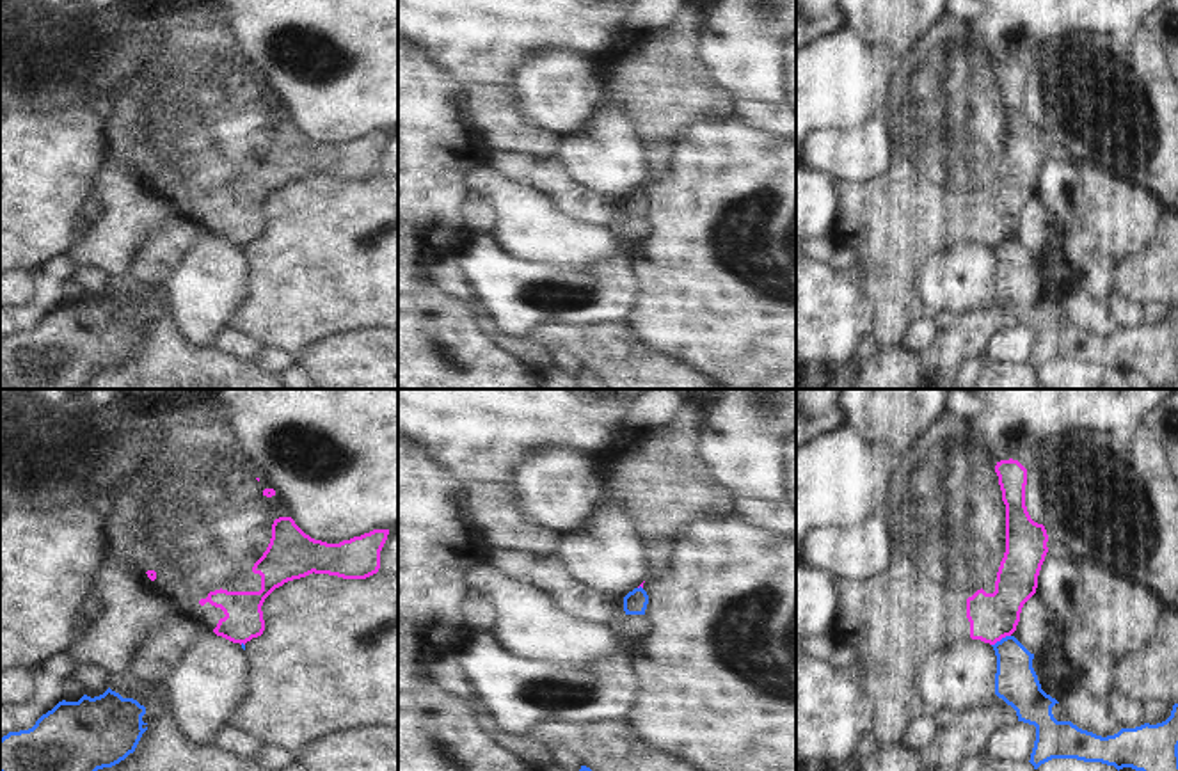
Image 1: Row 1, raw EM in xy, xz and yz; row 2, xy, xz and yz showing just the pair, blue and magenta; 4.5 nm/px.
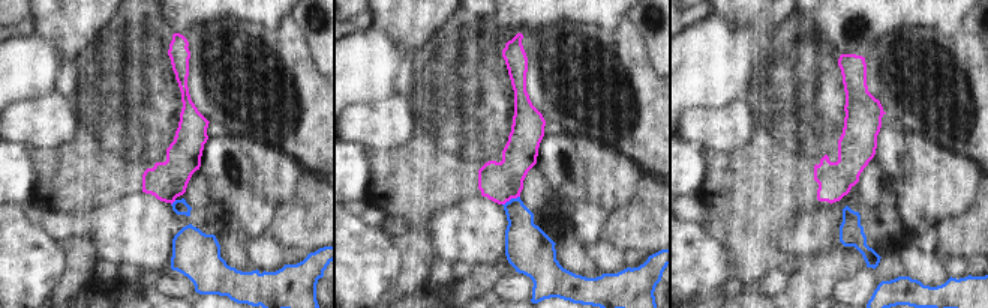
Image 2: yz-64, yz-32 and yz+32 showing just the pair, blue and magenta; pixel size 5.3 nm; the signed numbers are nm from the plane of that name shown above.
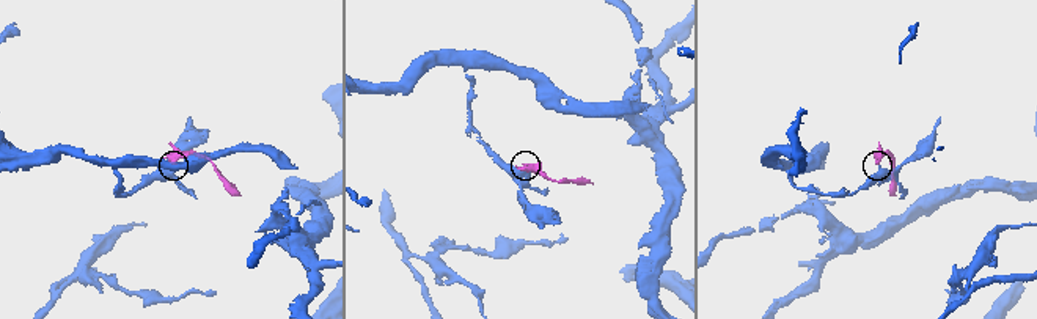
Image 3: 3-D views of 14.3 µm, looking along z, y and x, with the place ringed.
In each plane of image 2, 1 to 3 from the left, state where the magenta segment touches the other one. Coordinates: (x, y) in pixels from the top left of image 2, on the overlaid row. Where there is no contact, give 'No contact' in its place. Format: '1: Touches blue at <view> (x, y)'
1: Touches blue at yz-64 (173, 203)
2: Touches blue at yz-32 (510, 200)
3: No contact.

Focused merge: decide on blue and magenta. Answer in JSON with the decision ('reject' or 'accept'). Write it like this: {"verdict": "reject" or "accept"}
{"verdict": "reject"}

